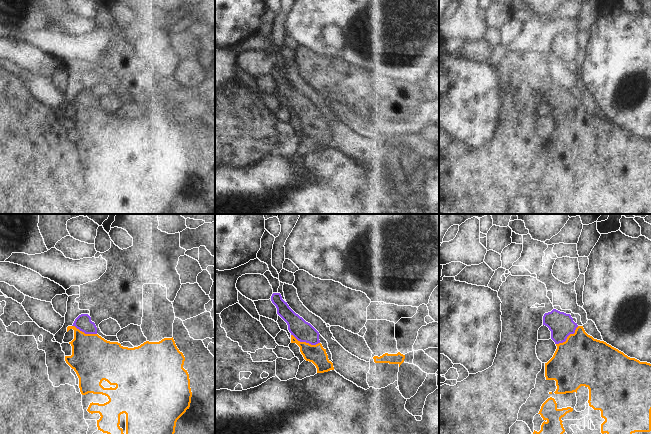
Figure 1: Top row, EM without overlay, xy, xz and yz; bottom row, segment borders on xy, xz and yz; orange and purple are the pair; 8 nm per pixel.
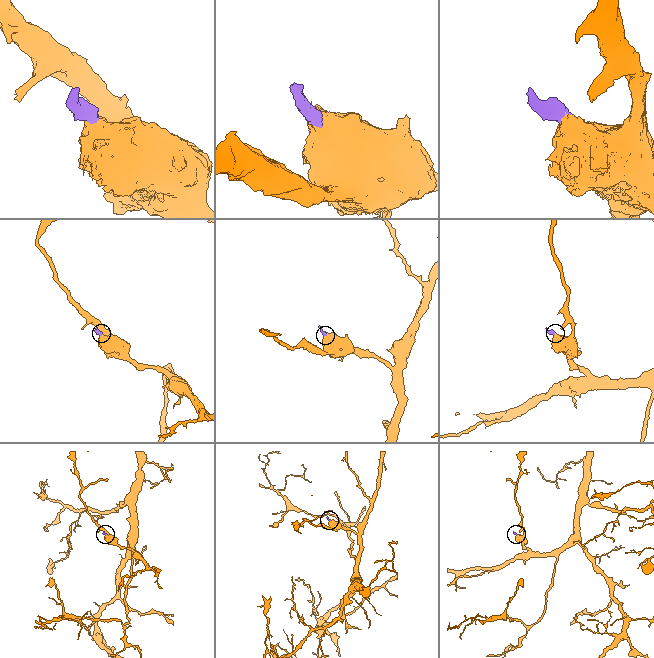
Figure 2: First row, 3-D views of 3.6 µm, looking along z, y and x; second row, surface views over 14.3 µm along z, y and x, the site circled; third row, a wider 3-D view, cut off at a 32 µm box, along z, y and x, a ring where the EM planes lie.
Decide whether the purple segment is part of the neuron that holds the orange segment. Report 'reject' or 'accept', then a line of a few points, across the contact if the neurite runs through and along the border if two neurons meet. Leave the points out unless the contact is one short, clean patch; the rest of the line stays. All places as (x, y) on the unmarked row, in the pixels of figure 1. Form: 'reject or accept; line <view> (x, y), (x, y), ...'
accept; line xz (316, 130), (305, 118), (303, 107)

